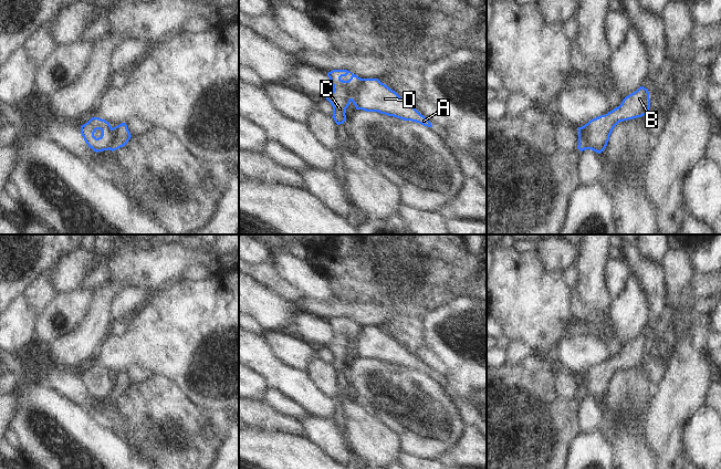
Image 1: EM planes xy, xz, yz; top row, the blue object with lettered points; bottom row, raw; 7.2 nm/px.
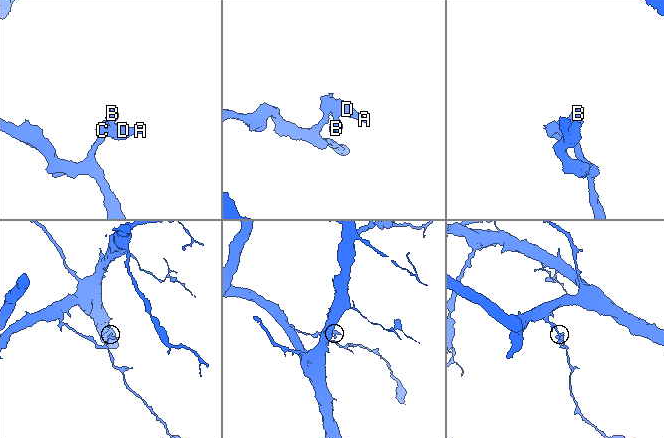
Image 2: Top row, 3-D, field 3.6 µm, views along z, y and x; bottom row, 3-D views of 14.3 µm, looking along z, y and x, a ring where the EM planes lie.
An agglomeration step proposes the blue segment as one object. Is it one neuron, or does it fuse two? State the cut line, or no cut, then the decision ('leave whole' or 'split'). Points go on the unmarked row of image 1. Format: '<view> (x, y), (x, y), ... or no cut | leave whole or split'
xz (362, 326), (351, 347) | split

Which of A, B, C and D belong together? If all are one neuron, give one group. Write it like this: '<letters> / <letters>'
A B D / C

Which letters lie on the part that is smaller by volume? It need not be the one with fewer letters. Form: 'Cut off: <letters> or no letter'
Cut off: A, B, D

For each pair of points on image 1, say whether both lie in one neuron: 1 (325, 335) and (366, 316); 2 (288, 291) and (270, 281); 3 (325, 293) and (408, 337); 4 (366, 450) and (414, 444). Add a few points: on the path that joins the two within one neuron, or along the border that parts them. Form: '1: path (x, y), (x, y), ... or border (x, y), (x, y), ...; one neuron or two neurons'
1: border (302, 311), (326, 321); two neurons
2: path (283, 290), (274, 283); one neuron
3: border (323, 274), (335, 298); two neurons
4: border (385, 424), (397, 435), (401, 451); two neurons

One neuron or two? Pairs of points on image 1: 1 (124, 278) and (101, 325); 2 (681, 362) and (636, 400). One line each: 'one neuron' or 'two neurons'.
1: one neuron
2: two neurons

